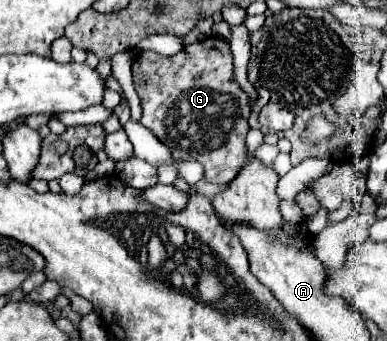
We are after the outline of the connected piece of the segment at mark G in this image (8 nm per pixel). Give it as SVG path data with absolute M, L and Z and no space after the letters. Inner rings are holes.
M208 36L202 42L194 42L186 46L182 52L174 56L162 56L152 50L144 50L136 56L132 64L132 72L136 80L144 80L142 88L138 86L138 96L142 100L142 120L140 124L152 130L160 142L164 142L176 160L198 160L206 168L206 180L214 184L228 184L238 168L246 160L246 134L248 134L248 116L250 116L250 100L248 94L234 80L232 52L228 42L218 36Z

